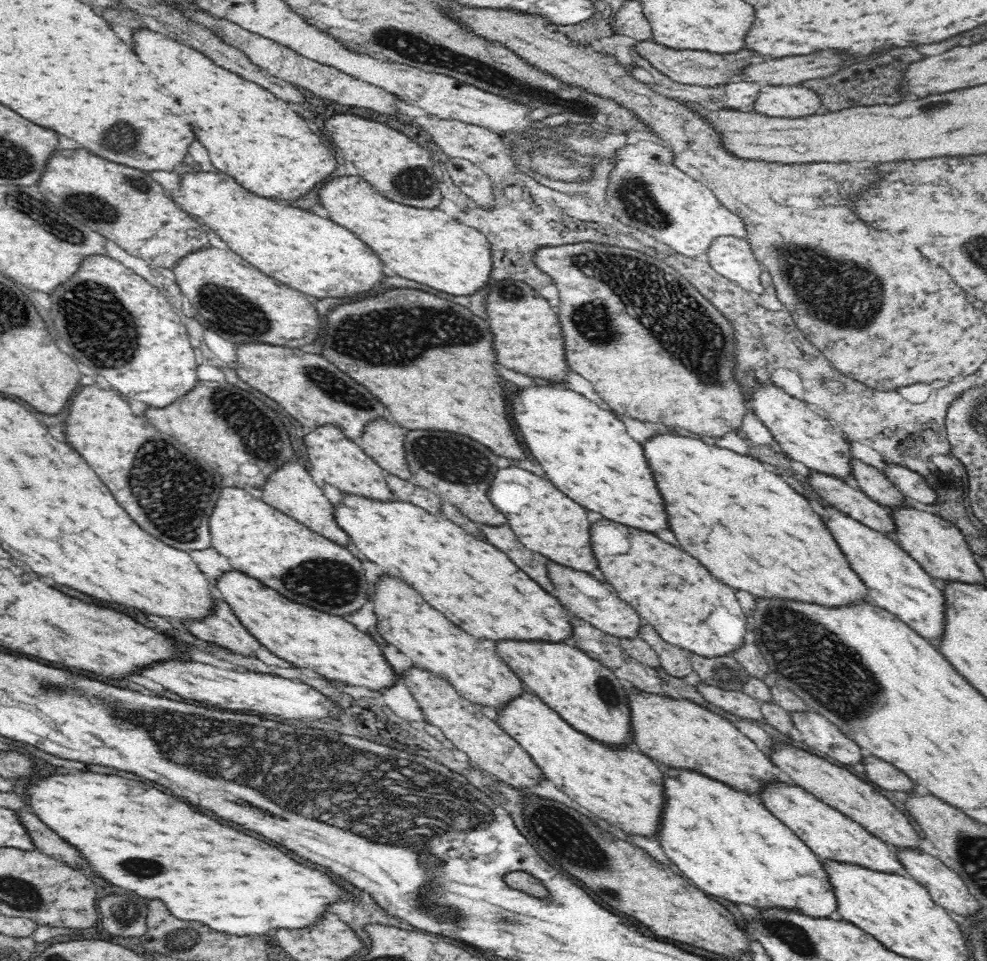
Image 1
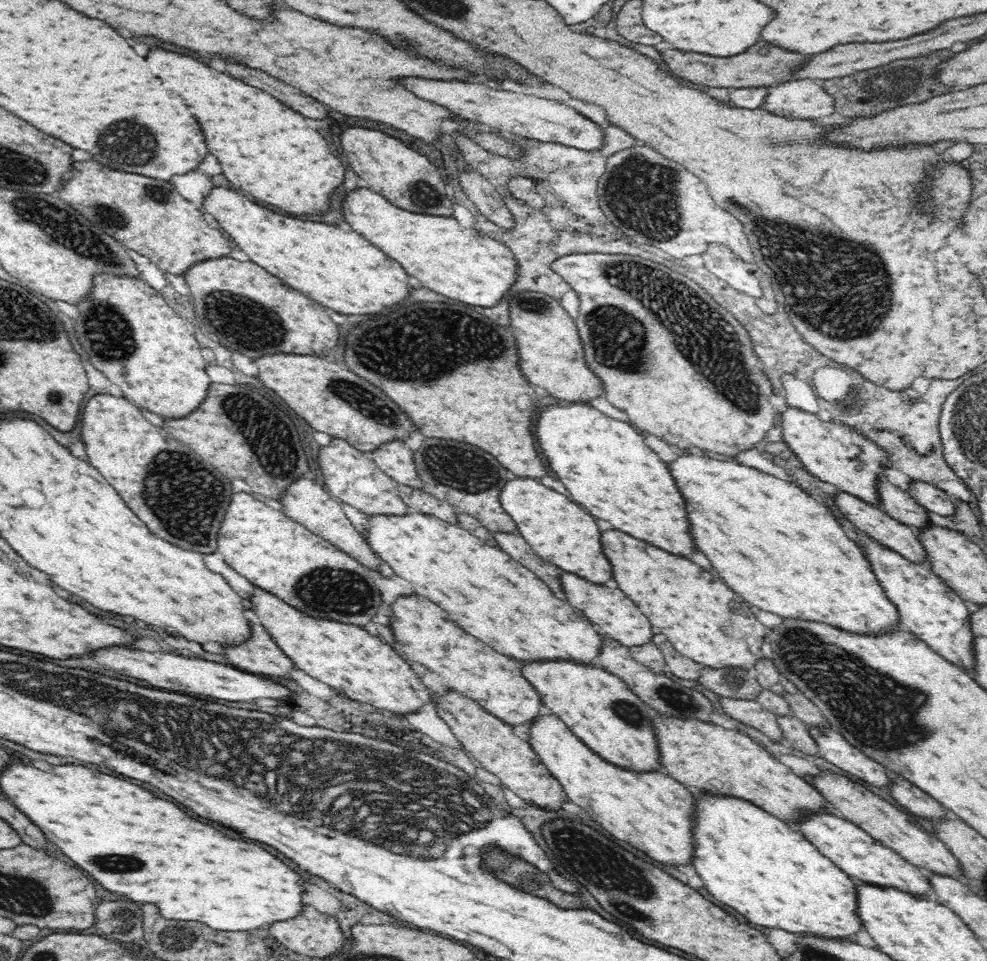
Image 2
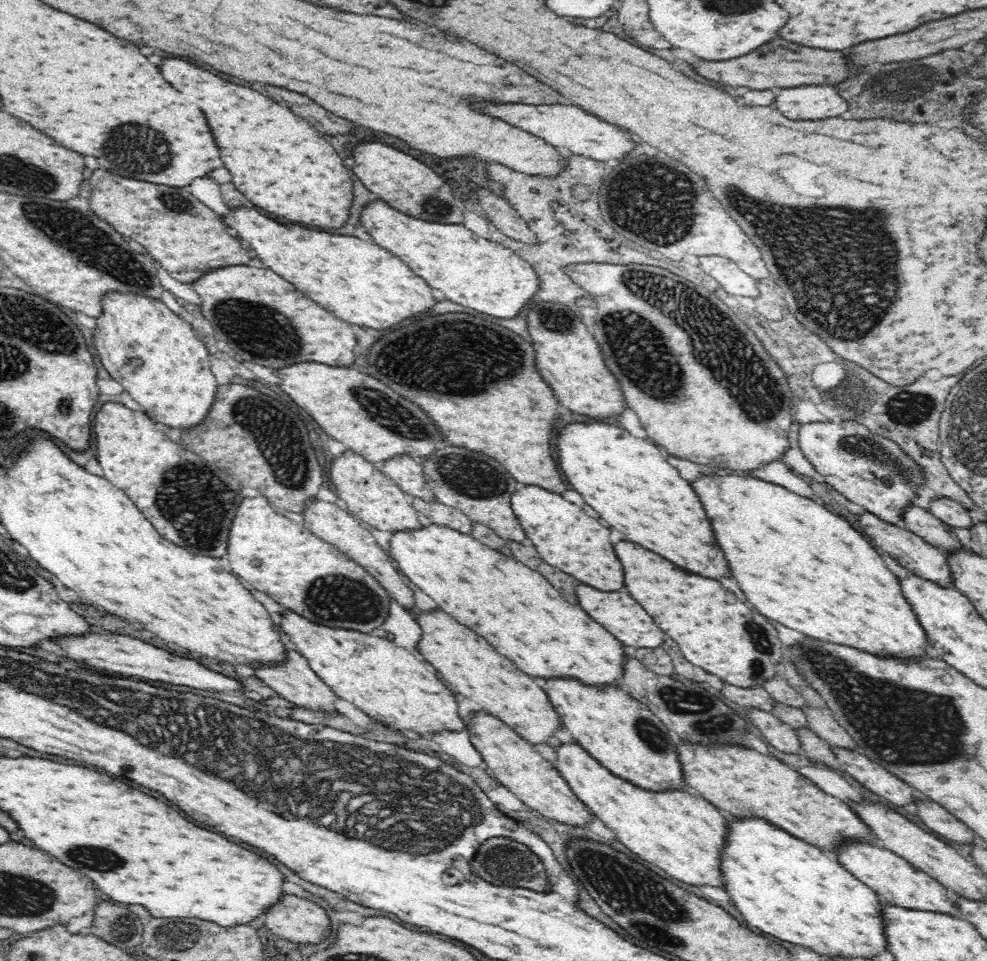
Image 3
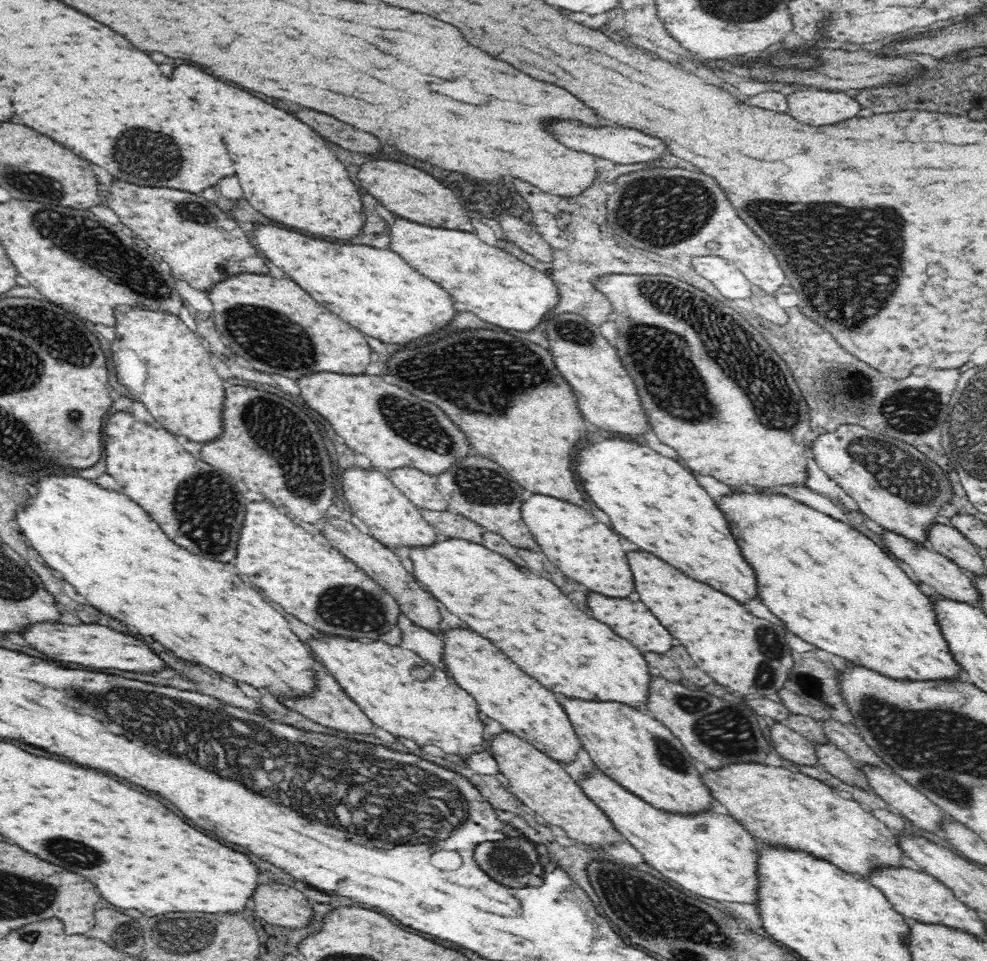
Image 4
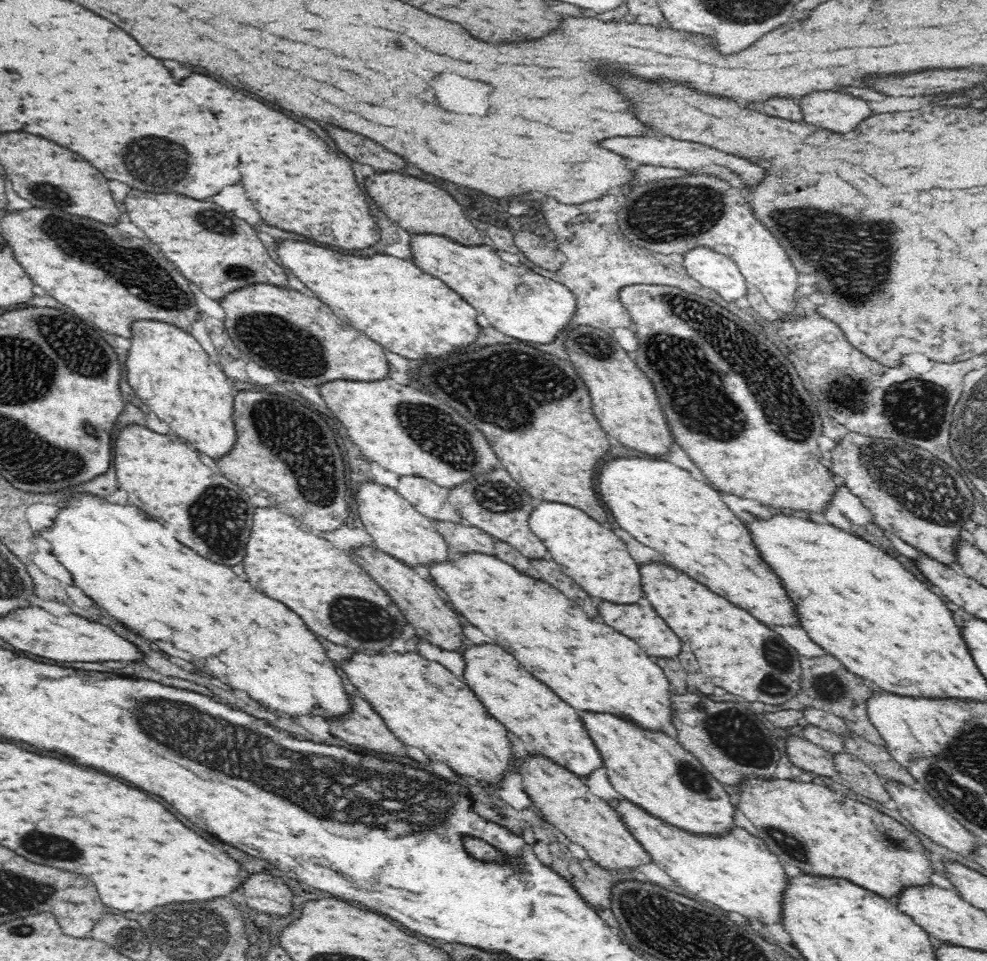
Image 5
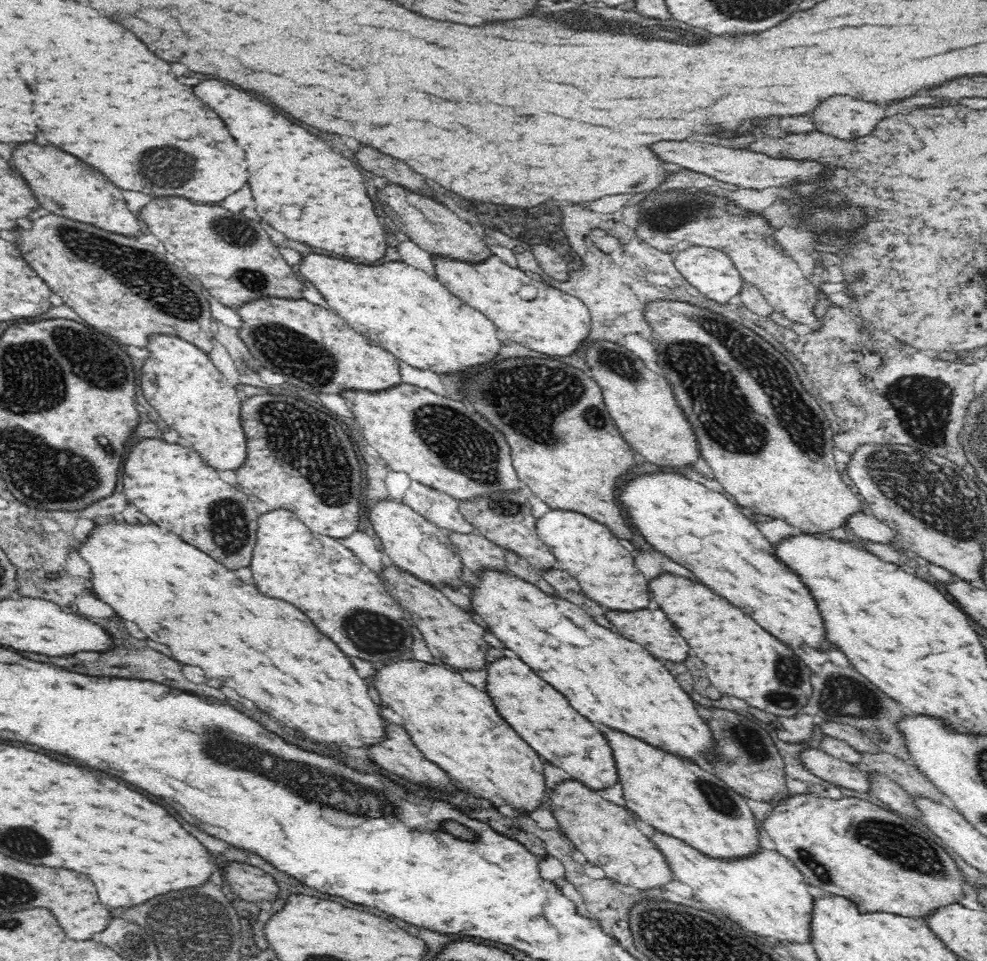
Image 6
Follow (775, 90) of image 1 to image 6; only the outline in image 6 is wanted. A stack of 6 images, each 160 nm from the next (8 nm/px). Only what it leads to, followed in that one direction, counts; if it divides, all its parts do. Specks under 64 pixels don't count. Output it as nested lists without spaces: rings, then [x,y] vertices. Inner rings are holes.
[[[832,98],[832,102],[824,102],[824,106],[816,110],[814,122],[824,134],[852,140],[868,136],[886,116],[886,110],[880,110],[880,106],[872,106],[870,102]]]

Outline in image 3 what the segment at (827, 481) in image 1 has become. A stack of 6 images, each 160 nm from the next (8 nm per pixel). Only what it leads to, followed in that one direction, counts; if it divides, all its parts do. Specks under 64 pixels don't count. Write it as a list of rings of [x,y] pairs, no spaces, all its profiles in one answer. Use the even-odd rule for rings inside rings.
[[[864,511],[858,515],[858,521],[862,530],[870,536],[877,548],[889,554],[890,558],[897,560],[900,566],[904,566],[906,570],[909,570],[909,573],[918,578],[935,582],[942,588],[955,588],[954,575],[952,575],[950,563],[948,563],[948,558],[946,558],[946,554],[943,551],[932,546],[923,538],[916,536],[912,531],[902,530],[893,524],[880,520],[880,518],[869,512]]]

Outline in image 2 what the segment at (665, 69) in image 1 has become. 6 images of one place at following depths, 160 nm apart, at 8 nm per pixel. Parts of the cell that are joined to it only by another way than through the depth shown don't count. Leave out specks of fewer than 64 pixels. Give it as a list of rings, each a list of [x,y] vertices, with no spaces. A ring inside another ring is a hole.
[[[760,40],[752,50],[746,50],[738,56],[732,57],[712,57],[706,54],[692,53],[686,51],[664,50],[660,52],[662,60],[667,64],[669,70],[679,79],[687,80],[704,88],[760,88],[772,87],[782,82],[794,81],[796,72],[812,60],[810,54],[800,54],[800,52],[790,52],[786,48],[774,46],[766,40]]]

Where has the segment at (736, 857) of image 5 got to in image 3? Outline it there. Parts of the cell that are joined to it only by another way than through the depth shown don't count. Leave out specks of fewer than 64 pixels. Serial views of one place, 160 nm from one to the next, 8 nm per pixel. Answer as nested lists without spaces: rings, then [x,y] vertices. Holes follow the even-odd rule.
[[[577,742],[555,747],[556,769],[563,774],[576,796],[638,858],[650,862],[656,870],[660,870],[660,874],[668,874],[668,878],[688,886],[694,894],[699,886],[727,887],[722,862],[728,846],[730,816],[706,799],[686,791],[645,792],[614,776]]]

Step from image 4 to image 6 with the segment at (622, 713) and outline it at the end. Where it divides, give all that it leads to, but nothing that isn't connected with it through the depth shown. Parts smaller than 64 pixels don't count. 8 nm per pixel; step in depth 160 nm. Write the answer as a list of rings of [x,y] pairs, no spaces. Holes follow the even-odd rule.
[[[598,725],[598,728],[606,735],[614,750],[618,777],[620,777],[627,806],[638,814],[638,818],[642,822],[650,824],[652,828],[665,834],[665,836],[671,836],[682,841],[703,856],[713,858],[713,860],[750,858],[750,856],[756,856],[762,850],[760,828],[758,828],[760,822],[752,813],[747,798],[730,788],[711,770],[706,770],[698,765],[691,764],[691,762],[686,762],[681,758],[654,749],[642,740],[632,738],[623,732],[619,732],[619,730],[608,729],[604,725]]]

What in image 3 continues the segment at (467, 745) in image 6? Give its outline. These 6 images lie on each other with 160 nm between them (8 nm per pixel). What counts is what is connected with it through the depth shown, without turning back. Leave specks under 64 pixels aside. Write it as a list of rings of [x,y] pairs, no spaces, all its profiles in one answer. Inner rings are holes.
[[[287,610],[280,625],[298,652],[308,659],[308,663],[324,683],[332,687],[340,698],[352,702],[374,722],[378,721],[394,730],[412,732],[422,738],[442,732],[462,732],[467,729],[464,718],[458,712],[458,700],[450,692],[451,687],[439,677],[439,674],[426,661],[416,658],[409,650],[398,646],[385,638],[370,636],[354,630],[328,628],[312,623],[296,613]]]

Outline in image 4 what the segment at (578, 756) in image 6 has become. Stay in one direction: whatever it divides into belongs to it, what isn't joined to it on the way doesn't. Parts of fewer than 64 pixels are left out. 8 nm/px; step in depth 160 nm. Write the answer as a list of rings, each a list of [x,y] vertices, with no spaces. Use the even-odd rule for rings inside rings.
[[[449,629],[441,637],[446,645],[444,663],[451,677],[474,696],[485,717],[500,722],[505,731],[523,738],[556,762],[572,764],[578,758],[583,743],[555,693],[524,674],[502,650],[476,632]]]

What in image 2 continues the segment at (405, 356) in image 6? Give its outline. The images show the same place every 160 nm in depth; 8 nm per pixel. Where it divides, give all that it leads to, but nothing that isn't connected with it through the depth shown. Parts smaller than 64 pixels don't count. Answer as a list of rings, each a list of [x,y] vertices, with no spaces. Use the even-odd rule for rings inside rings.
[[[221,185],[215,186],[203,208],[220,222],[230,240],[249,256],[250,261],[281,278],[291,289],[299,290],[338,314],[377,316],[388,308],[404,306],[410,300],[414,287],[410,284],[408,271],[354,230],[347,231],[321,222],[304,222],[298,217],[281,215],[258,204],[249,196],[222,188]]]

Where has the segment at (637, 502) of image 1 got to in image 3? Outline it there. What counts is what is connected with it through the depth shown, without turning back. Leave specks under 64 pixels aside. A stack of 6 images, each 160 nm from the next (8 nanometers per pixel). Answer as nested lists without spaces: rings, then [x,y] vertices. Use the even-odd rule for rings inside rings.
[[[592,422],[588,426],[566,426],[564,436],[560,436],[558,440],[560,465],[564,466],[562,469],[565,477],[598,518],[606,520],[610,526],[626,534],[628,540],[664,556],[666,560],[688,572],[700,574],[710,580],[734,578],[726,554],[714,534],[712,522],[700,502],[700,496],[694,492],[691,482],[682,477],[678,468],[668,461],[666,452],[659,445],[634,437],[626,429],[606,422]]]

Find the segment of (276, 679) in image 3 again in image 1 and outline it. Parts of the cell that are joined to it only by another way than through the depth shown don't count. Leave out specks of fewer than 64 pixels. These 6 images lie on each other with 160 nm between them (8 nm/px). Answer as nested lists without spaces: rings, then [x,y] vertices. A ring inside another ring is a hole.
[[[224,599],[216,600],[217,614],[204,623],[191,623],[188,630],[200,640],[220,650],[244,658],[258,658],[258,652],[268,652],[255,634],[250,633],[239,616]]]

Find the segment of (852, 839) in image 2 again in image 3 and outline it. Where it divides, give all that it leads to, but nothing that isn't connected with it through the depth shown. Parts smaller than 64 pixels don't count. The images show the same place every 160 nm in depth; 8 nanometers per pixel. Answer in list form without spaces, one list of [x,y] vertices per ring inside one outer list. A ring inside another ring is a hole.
[[[842,844],[843,847],[836,852],[840,863],[848,869],[857,879],[864,882],[872,890],[875,890],[888,905],[897,906],[906,910],[919,910],[920,912],[935,912],[947,914],[954,918],[963,918],[958,904],[948,898],[946,888],[914,865],[904,860],[901,856],[882,850],[875,844]]]

